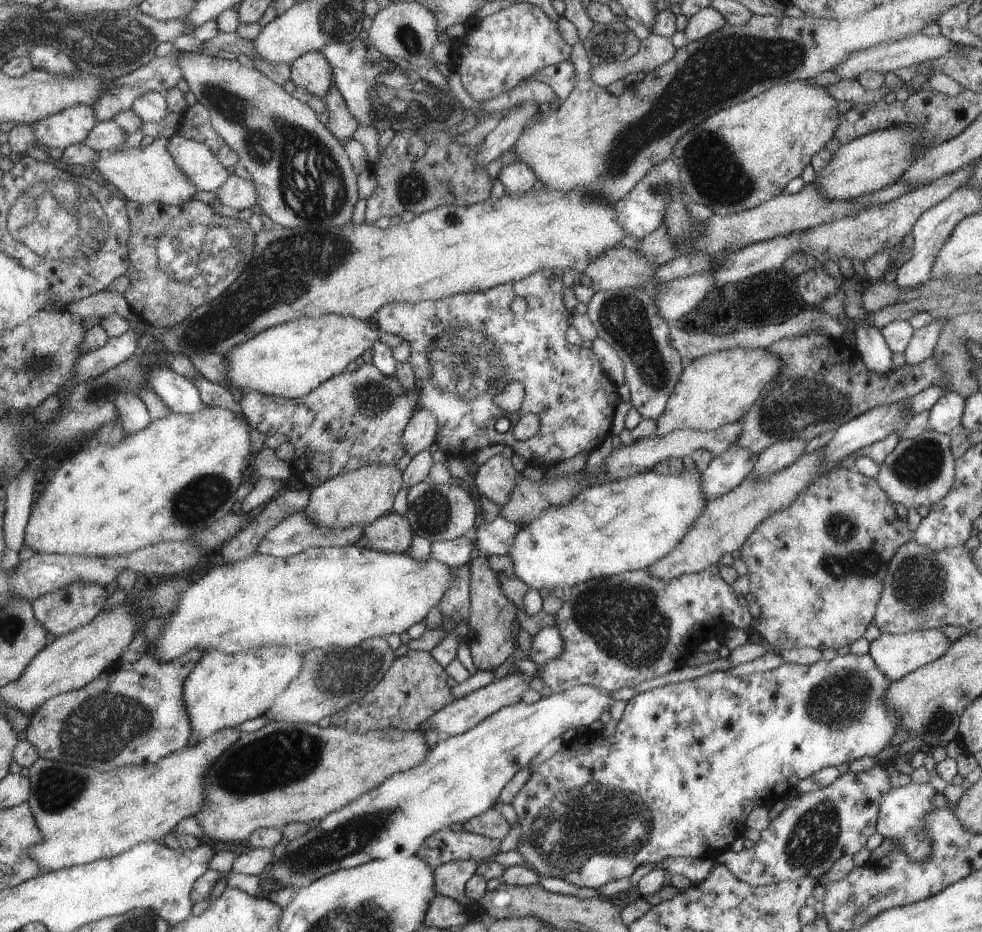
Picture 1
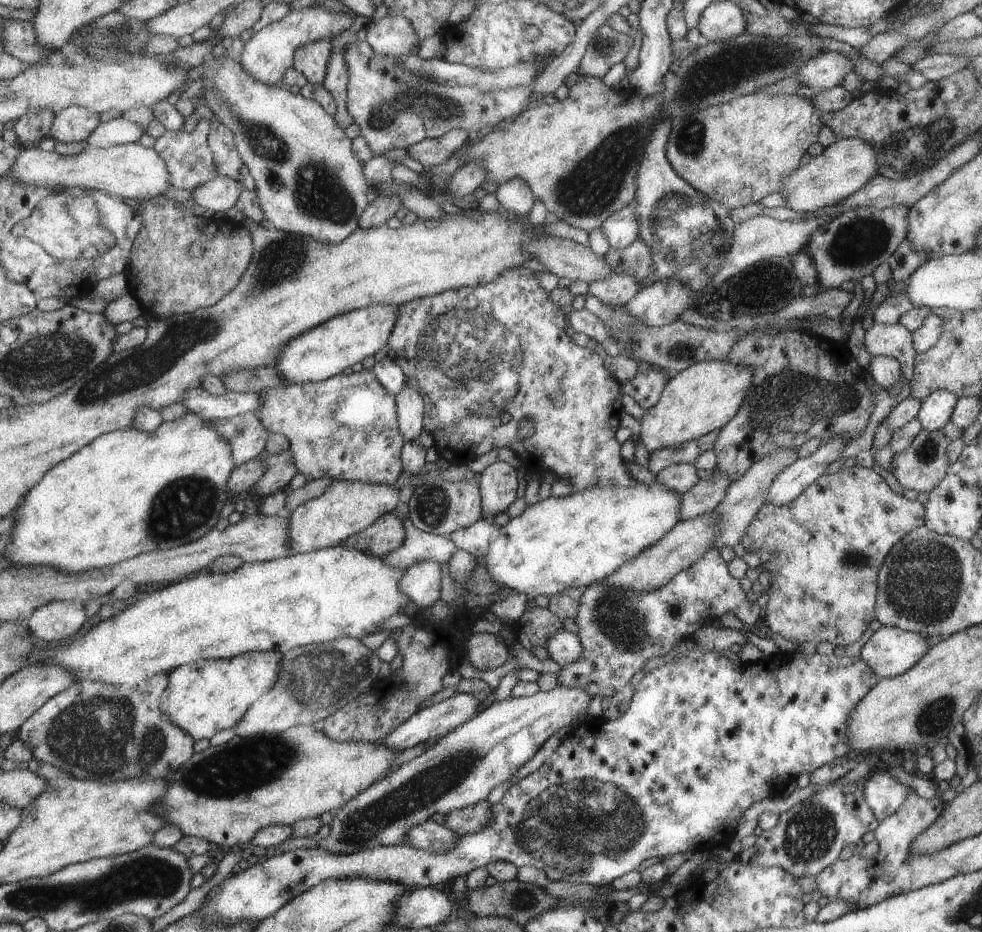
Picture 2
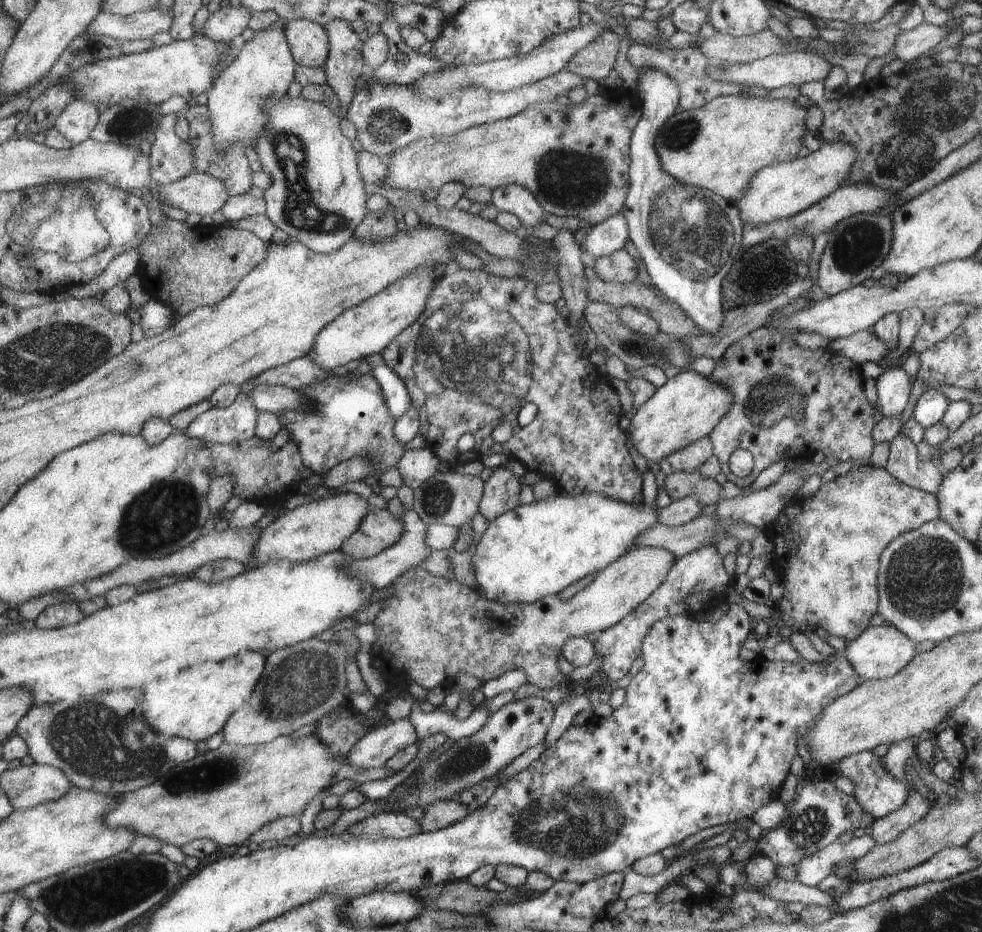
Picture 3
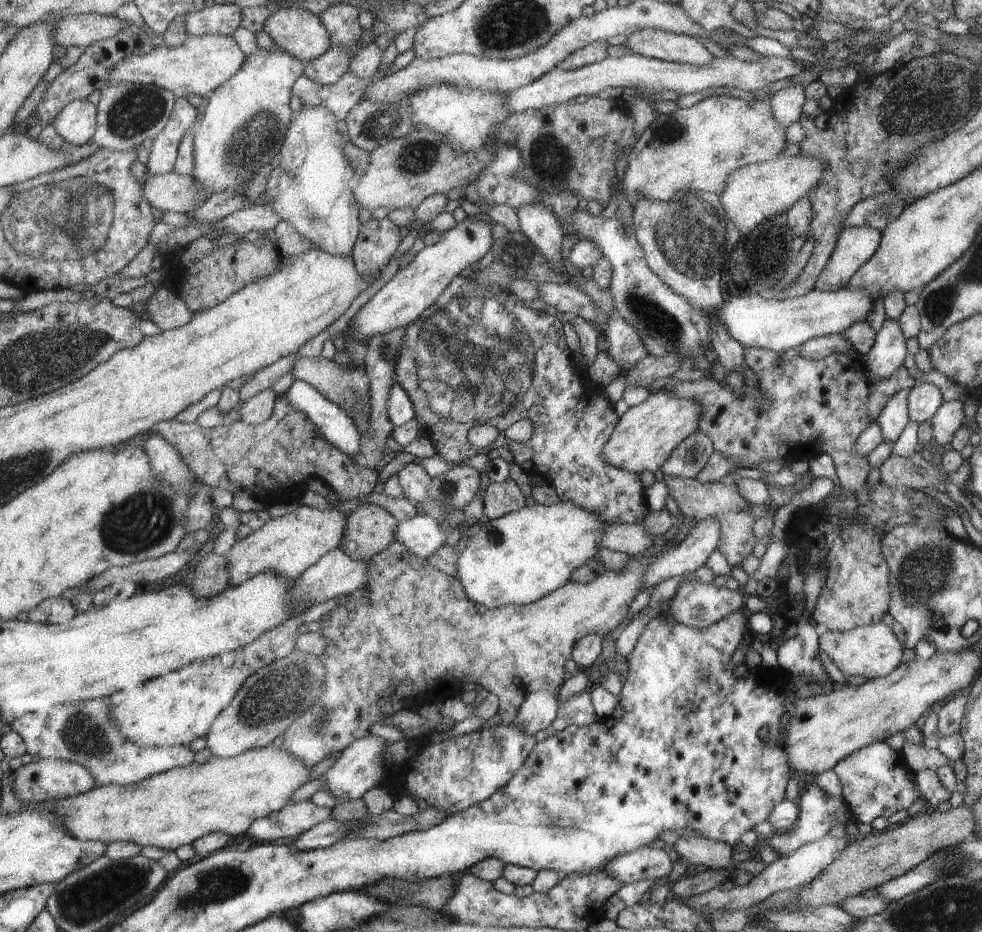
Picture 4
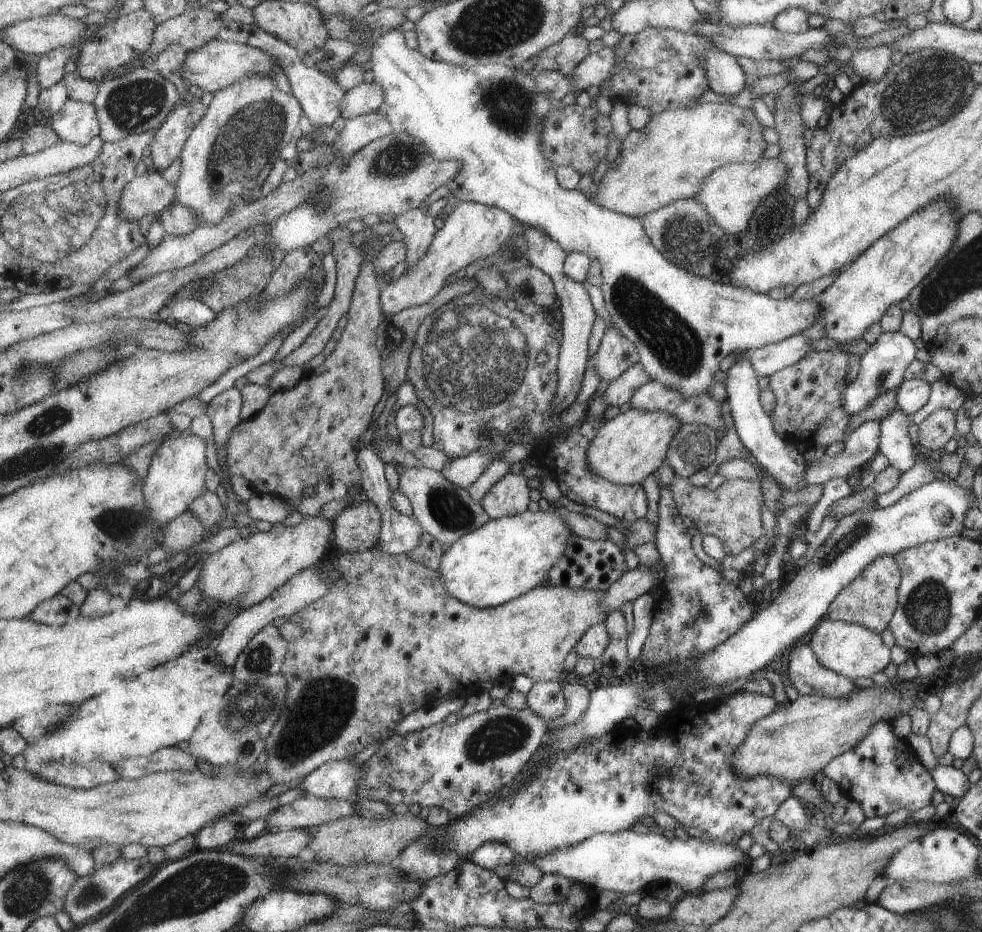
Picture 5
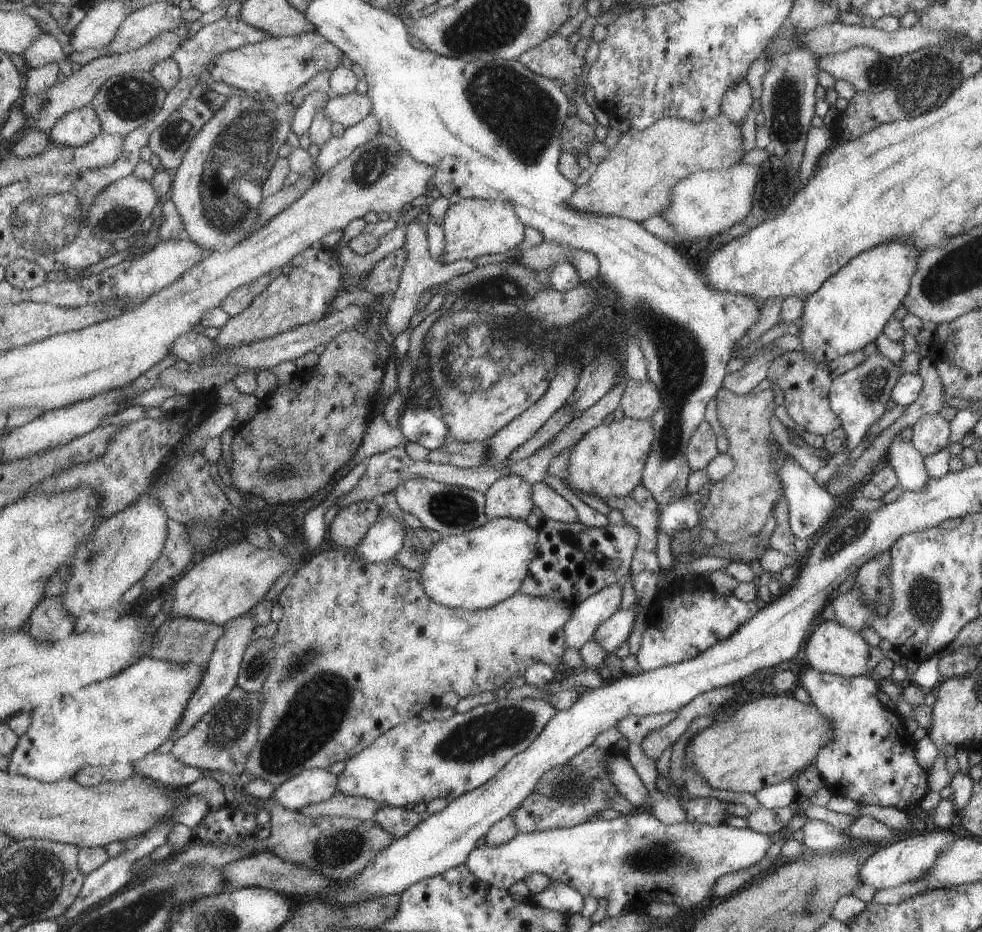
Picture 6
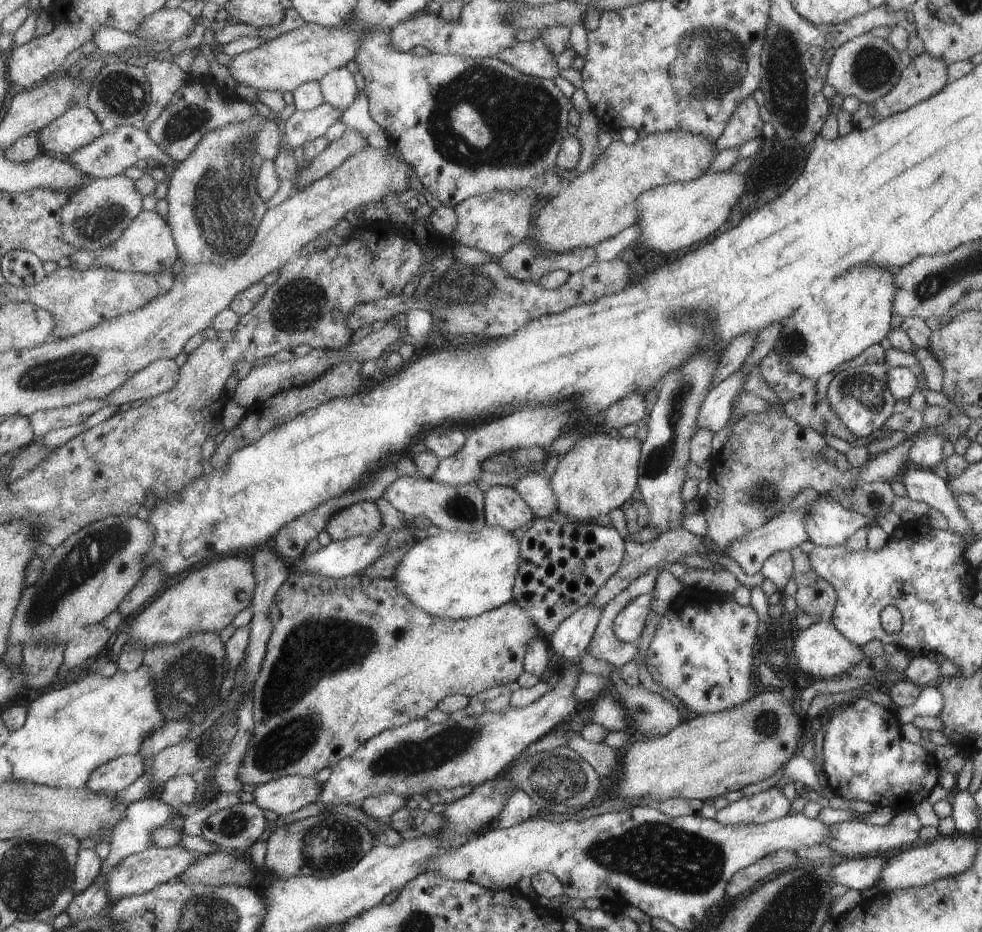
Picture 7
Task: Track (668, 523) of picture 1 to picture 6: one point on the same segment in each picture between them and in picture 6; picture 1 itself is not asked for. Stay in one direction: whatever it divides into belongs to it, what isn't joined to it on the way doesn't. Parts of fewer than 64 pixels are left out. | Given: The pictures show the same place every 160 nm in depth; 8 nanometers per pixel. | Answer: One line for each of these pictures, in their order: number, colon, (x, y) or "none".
2: (558, 542)
3: (537, 549)
4: (520, 557)
5: (504, 558)
6: (479, 568)

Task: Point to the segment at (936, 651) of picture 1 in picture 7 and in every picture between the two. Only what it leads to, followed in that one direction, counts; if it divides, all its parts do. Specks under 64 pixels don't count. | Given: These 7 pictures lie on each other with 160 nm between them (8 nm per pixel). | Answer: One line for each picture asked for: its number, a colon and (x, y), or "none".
2: (889, 651)
3: (879, 652)
4: (871, 651)
5: (848, 649)
6: (832, 648)
7: (820, 650)

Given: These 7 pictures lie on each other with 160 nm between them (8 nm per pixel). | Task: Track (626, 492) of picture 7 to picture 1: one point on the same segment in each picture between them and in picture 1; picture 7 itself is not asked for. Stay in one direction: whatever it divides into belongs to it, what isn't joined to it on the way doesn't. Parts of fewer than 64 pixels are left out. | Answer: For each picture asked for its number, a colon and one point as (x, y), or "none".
1: (716, 389)
2: (707, 394)
3: (686, 407)
4: (642, 441)
5: (628, 447)
6: (607, 461)

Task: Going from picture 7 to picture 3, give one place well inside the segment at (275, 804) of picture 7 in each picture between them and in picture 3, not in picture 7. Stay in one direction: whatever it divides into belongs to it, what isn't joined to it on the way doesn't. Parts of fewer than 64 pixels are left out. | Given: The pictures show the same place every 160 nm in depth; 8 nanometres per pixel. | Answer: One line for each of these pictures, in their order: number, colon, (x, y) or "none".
3: (371, 750)
4: (358, 768)
5: (337, 780)
6: (312, 786)

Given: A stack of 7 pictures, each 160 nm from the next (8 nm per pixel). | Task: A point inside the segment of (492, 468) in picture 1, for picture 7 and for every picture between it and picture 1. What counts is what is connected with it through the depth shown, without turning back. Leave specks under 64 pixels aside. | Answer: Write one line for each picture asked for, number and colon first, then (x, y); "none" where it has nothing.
2: (497, 483)
3: (499, 491)
4: (499, 499)
5: (509, 495)
6: (509, 496)
7: (503, 507)

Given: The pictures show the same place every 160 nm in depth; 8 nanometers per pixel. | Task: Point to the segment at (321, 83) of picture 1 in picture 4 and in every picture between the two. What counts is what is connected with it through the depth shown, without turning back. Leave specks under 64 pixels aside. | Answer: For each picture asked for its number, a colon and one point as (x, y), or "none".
2: (311, 60)
3: (309, 43)
4: (296, 31)

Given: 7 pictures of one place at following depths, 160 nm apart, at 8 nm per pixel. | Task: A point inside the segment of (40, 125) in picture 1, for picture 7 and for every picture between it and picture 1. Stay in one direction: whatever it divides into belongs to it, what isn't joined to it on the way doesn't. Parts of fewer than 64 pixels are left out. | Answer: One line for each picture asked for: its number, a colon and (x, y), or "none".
2: (76, 123)
3: (80, 118)
4: (78, 122)
5: (77, 122)
6: (80, 127)
7: (80, 126)

